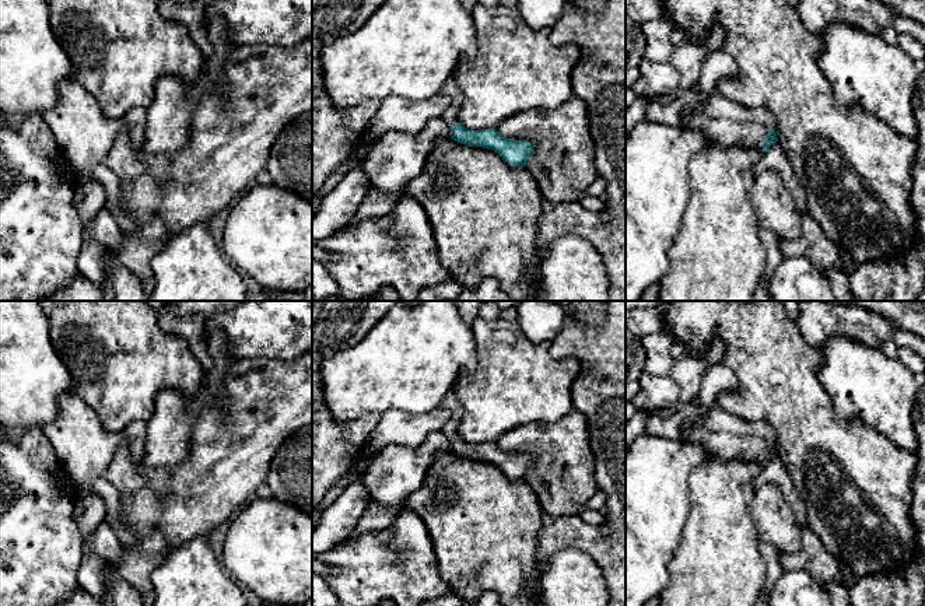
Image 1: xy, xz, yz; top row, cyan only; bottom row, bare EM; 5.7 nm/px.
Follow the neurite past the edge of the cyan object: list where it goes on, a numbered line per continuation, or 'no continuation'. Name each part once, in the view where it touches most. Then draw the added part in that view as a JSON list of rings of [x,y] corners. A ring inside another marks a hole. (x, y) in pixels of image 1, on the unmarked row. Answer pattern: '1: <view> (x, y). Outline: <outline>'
1: yz (722, 433). Outline: [[[694,397],[669,417],[662,417],[654,407],[644,410],[648,413],[647,434],[680,441],[684,425],[693,424],[687,439],[722,459],[740,458],[763,466],[763,452],[777,437],[765,421],[740,418],[723,410],[719,402],[702,410]]]

